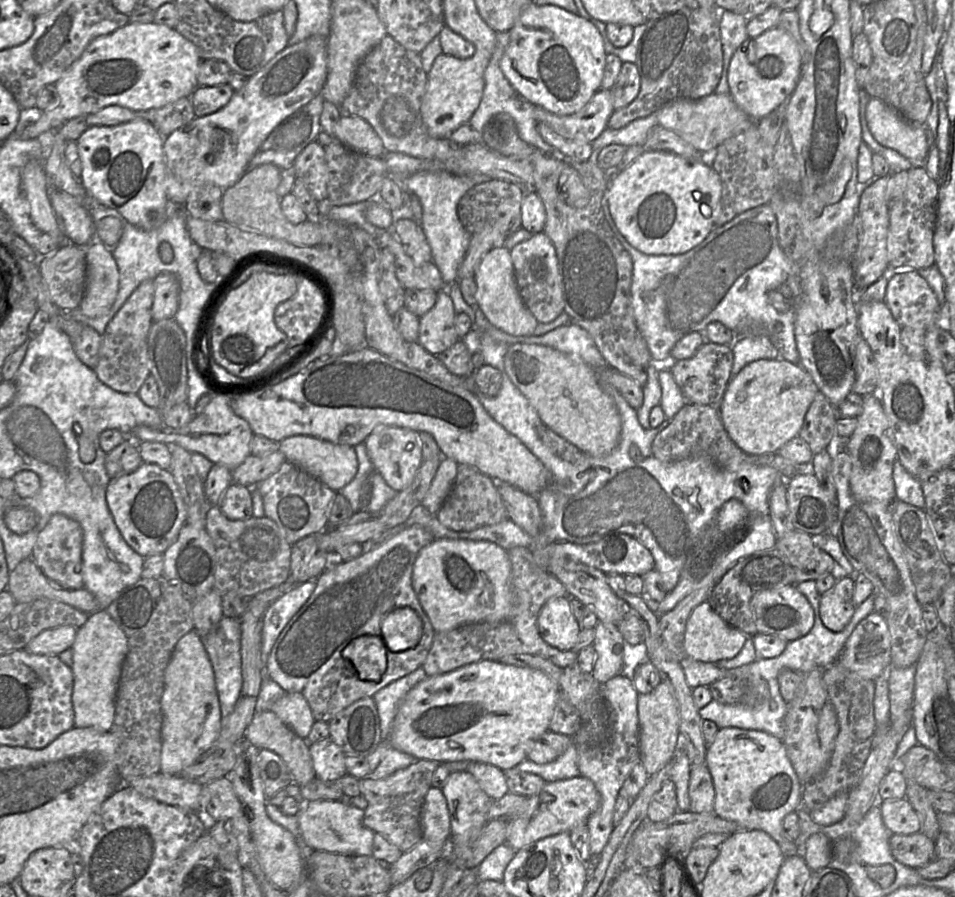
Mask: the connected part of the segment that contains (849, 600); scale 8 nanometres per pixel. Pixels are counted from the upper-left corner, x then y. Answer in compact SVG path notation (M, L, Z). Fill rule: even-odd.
M844 577L820 595L819 612L823 624L833 632L842 631L850 622L856 605L853 602L854 581Z

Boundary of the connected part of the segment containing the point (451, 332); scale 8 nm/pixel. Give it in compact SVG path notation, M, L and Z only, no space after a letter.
M447 289L439 291L435 305L419 318L418 342L429 353L437 356L461 340L455 328L456 314Z

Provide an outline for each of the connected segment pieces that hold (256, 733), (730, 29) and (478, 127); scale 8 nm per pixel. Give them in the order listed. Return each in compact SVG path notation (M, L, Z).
M272 711L255 712L251 722L245 729L244 741L247 747L268 749L279 755L292 776L292 783L304 786L315 778L315 770L309 752L309 743L299 737Z
M721 10L719 14L720 38L723 53L723 69L720 81L714 91L716 94L729 93L727 81L731 58L738 47L749 38L747 20L738 13Z
M496 32L496 45L492 57L484 72L484 91L480 104L468 121L468 125L478 134L483 131L486 123L499 113L506 113L515 122L519 137L527 144L538 148L547 155L558 155L558 151L546 143L537 130L538 122L532 113L532 104L524 100L512 87L500 68L500 59L509 43L509 32Z

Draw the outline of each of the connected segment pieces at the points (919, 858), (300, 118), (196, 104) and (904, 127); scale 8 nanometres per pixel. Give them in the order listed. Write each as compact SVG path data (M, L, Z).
M921 832L911 835L892 834L889 845L895 860L910 868L918 869L935 859L935 841Z
M321 91L310 102L299 108L296 112L280 123L255 153L248 165L248 169L253 169L263 164L273 164L281 170L293 167L296 157L307 145L315 141L319 133L322 131L320 116L324 101L325 99Z
M229 84L198 86L190 96L195 116L204 117L220 110L230 101L234 92Z
M871 97L866 107L866 120L875 140L893 149L913 163L924 165L929 152L925 125L906 120L883 101Z

